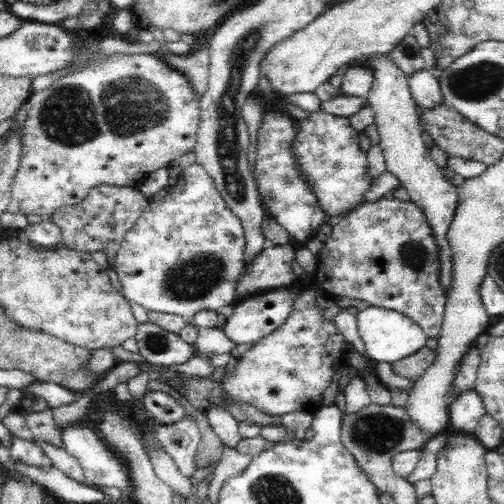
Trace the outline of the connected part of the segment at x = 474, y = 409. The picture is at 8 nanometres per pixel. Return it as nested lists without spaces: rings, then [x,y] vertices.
[[[475,386],[454,396],[448,409],[450,428],[466,435],[472,434],[482,415],[487,413]]]

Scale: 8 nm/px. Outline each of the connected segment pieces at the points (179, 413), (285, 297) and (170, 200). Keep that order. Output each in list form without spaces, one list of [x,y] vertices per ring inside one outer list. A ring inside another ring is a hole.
[[[150,391],[142,397],[143,407],[162,424],[170,425],[178,422],[187,414],[180,400],[163,391]]]
[[[288,288],[274,291],[266,291],[256,296],[248,297],[242,302],[234,305],[234,312],[229,316],[225,323],[222,324],[222,331],[232,341],[232,345],[256,343],[265,336],[274,332],[276,328],[280,328],[284,324],[284,320],[288,318],[292,304],[296,300],[297,289]]]
[[[194,163],[185,168],[179,177],[179,181],[172,186],[170,191],[166,191],[166,195],[159,201],[151,201],[146,208],[146,211],[140,216],[140,219],[135,223],[135,226],[124,233],[122,244],[115,254],[115,271],[117,272],[122,289],[119,292],[124,298],[132,303],[144,306],[146,310],[155,313],[175,314],[182,316],[185,319],[191,318],[199,310],[217,310],[228,304],[233,305],[236,297],[237,280],[241,277],[242,268],[245,266],[244,251],[246,246],[246,235],[244,233],[240,219],[228,209],[224,202],[224,197],[218,192],[215,187],[215,182],[208,174],[208,171],[200,164]]]

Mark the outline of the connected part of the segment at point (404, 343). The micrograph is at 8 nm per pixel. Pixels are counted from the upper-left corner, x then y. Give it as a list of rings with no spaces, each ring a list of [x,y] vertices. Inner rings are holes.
[[[372,305],[358,311],[357,329],[365,344],[366,358],[373,364],[385,362],[392,365],[394,362],[400,362],[404,358],[417,354],[422,347],[426,347],[426,340],[429,338],[425,330],[407,314]]]

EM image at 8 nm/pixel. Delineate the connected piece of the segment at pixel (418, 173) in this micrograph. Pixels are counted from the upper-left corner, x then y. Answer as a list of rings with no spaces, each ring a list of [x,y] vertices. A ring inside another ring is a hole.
[[[371,55],[362,64],[374,74],[374,84],[366,97],[367,104],[374,111],[375,126],[380,134],[379,144],[384,151],[386,168],[406,188],[411,201],[422,210],[433,231],[440,251],[440,281],[445,294],[448,295],[451,291],[452,264],[447,231],[450,230],[458,206],[457,186],[452,184],[442,169],[434,163],[429,148],[422,139],[422,128],[416,115],[417,105],[409,88],[409,78],[385,55]]]

